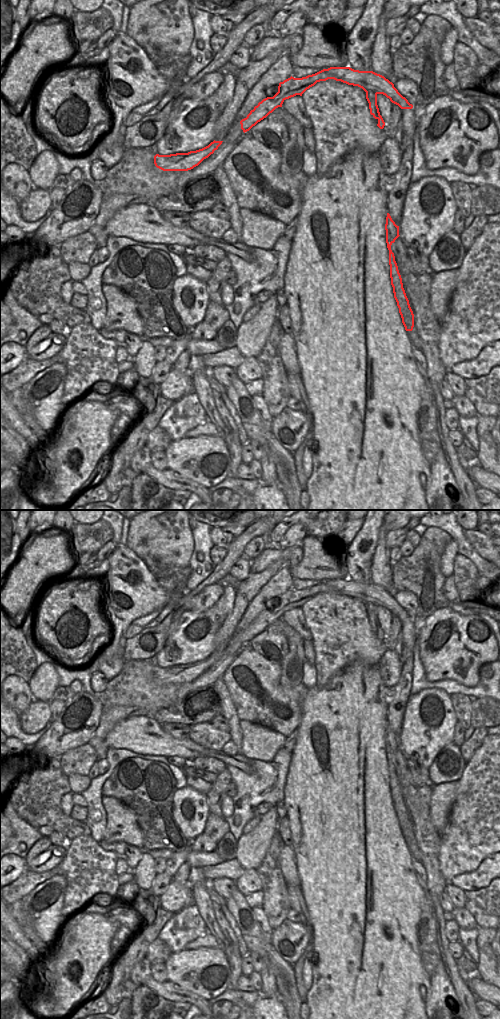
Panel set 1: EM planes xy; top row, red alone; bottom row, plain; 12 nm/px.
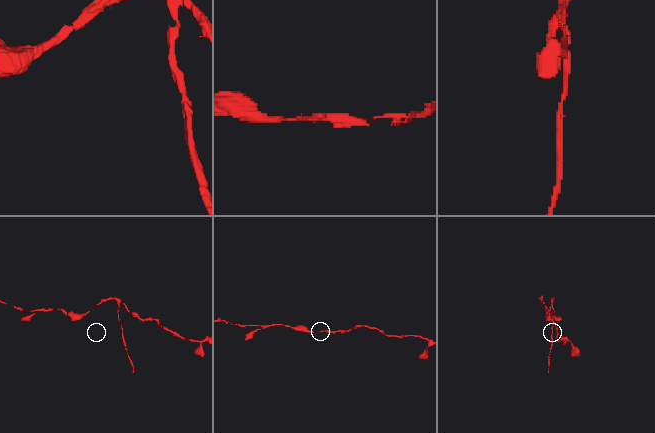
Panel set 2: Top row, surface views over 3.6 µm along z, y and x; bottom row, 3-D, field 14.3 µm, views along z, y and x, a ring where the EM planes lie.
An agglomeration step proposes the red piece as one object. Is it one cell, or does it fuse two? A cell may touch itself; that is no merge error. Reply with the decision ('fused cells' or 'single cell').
fused cells

